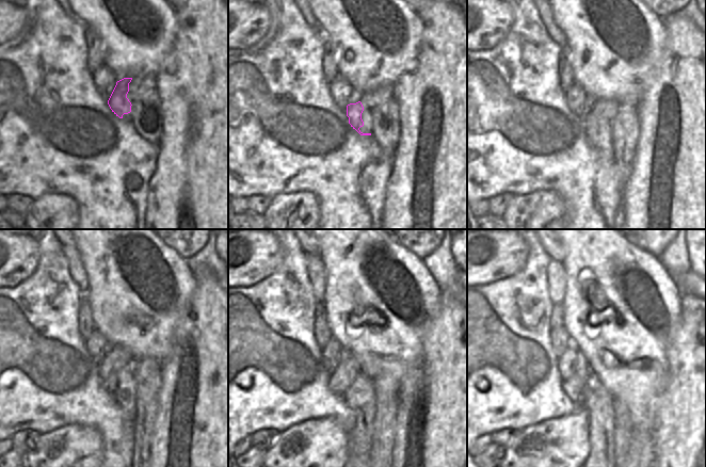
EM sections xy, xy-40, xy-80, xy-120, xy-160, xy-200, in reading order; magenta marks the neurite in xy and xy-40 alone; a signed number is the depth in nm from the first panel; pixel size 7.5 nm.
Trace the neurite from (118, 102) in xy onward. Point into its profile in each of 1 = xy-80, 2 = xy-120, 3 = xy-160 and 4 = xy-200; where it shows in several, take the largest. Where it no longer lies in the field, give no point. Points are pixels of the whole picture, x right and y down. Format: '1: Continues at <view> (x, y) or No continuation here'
1: Continues at xy-80 (603, 143)
2: Continues at xy-120 (122, 385)
3: Continues at xy-160 (359, 397)
4: Continues at xy-200 (598, 403)

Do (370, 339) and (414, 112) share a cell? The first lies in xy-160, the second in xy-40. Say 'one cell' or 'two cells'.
two cells

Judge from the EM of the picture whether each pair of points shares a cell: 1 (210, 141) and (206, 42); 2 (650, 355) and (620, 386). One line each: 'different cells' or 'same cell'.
1: same cell
2: same cell

